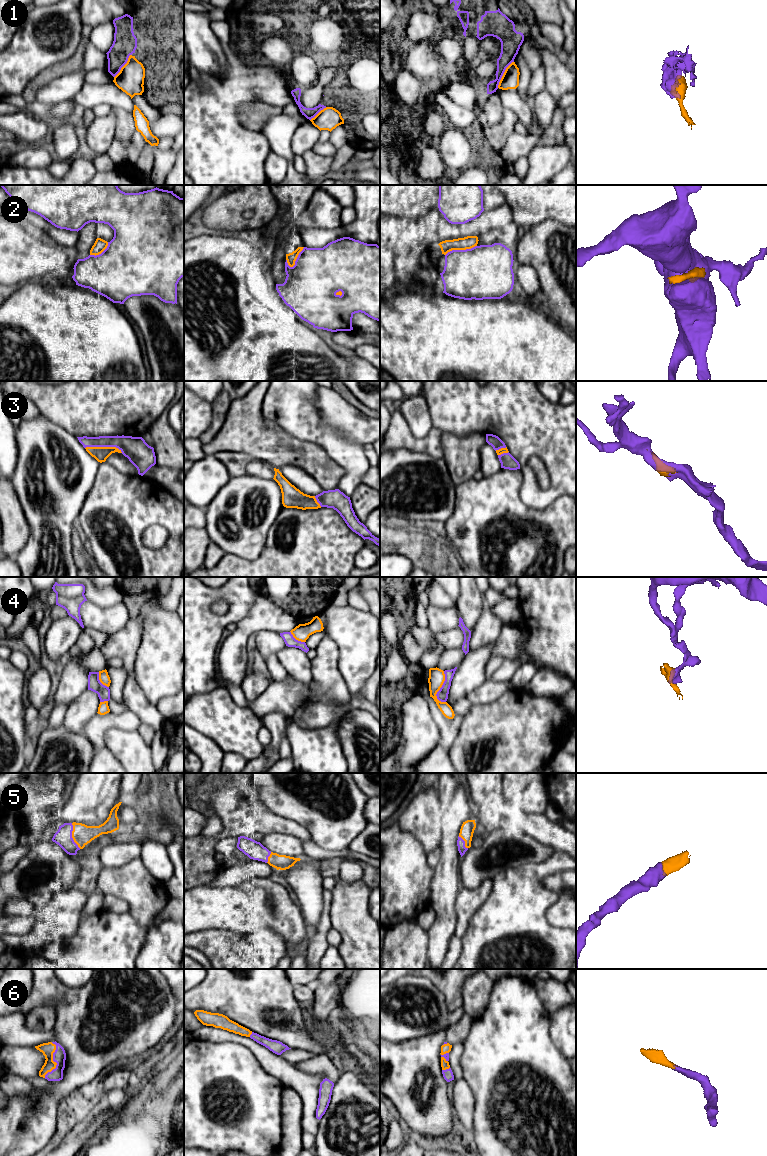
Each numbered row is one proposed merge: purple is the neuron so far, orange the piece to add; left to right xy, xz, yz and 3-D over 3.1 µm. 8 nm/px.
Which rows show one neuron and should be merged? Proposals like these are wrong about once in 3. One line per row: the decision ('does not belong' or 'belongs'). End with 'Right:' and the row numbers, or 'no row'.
1: does not belong
2: does not belong
3: belongs
4: does not belong
5: belongs
6: belongs
Right: 3, 5, 6

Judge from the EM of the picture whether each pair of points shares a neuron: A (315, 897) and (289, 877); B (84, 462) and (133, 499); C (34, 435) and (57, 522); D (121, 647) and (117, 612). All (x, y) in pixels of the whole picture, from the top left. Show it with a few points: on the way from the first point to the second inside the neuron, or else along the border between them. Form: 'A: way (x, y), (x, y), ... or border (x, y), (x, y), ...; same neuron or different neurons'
A: way (309, 893), (295, 883); same neuron
B: border (100, 463), (96, 479), (88, 493); different neurons
C: way (51, 457), (56, 469), (56, 500); same neuron
D: border (129, 618), (120, 629), (109, 635); different neurons

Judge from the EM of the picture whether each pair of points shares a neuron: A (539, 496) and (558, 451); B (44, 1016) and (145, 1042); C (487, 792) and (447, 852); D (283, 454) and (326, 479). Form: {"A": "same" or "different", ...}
{"A": "same", "B": "different", "C": "different", "D": "same"}

